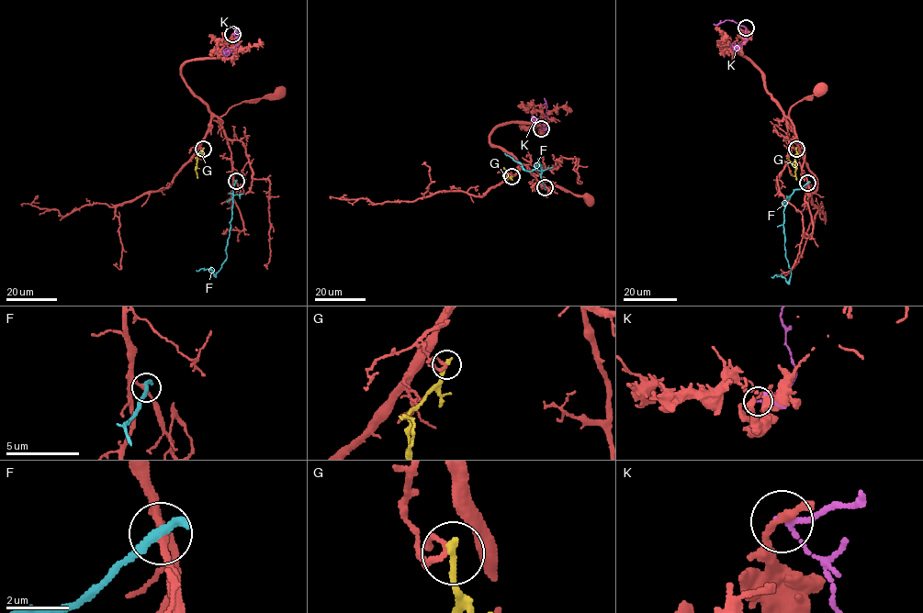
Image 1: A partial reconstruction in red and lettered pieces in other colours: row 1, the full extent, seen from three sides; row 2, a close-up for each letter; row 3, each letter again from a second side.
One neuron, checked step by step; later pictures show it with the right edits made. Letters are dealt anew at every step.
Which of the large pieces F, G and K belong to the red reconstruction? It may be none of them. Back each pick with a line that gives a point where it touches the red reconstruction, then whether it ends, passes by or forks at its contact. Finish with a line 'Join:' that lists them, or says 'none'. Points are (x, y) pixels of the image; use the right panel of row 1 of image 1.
Join: none

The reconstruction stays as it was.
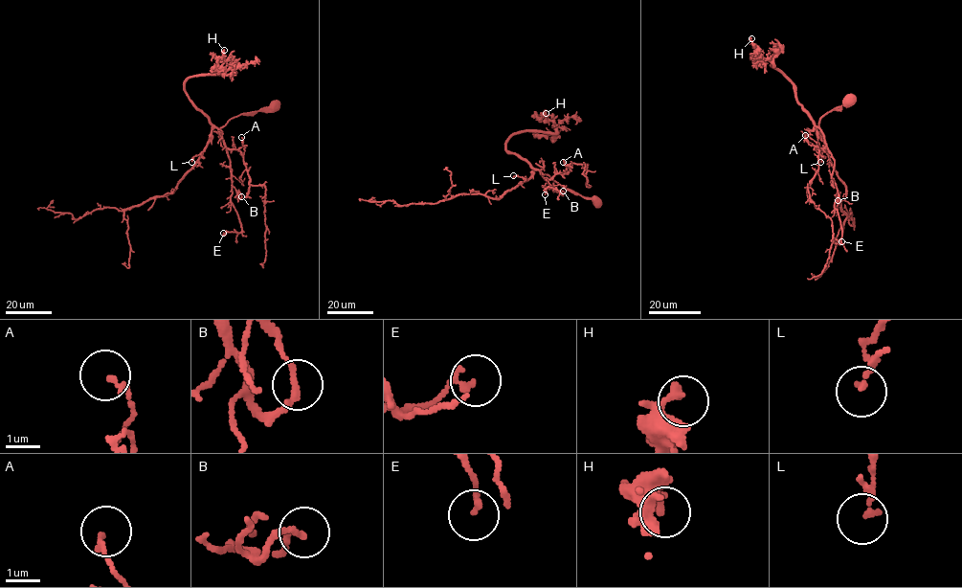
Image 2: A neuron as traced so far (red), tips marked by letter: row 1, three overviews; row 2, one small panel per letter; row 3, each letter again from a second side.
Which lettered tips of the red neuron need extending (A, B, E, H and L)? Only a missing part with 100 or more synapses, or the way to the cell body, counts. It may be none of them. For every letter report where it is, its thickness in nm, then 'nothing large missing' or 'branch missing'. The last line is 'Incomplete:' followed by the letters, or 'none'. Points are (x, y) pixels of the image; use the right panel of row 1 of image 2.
A: (805, 135) | 140 nm | nothing large missing
B: (838, 200) | 160 nm | nothing large missing
E: (841, 241) | 180 nm | nothing large missing
H: (751, 38) | 300 nm | nothing large missing
L: (820, 162) | 120 nm | nothing large missing
Incomplete: none

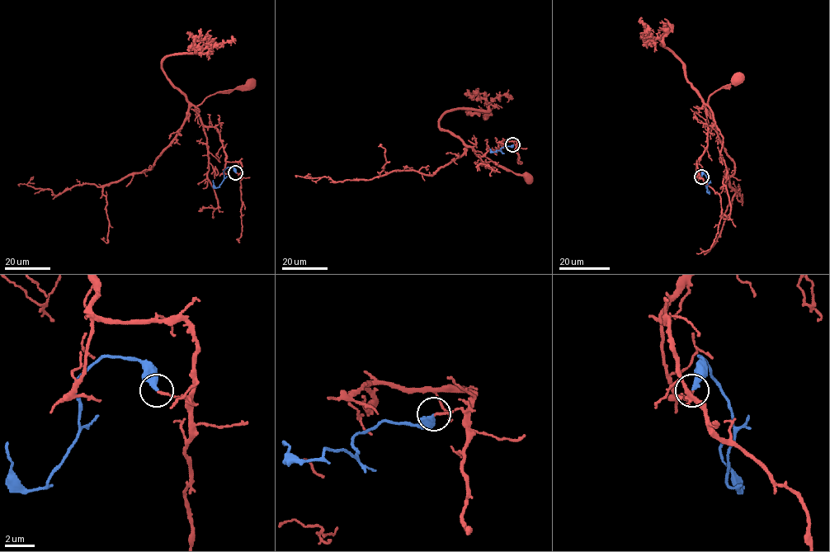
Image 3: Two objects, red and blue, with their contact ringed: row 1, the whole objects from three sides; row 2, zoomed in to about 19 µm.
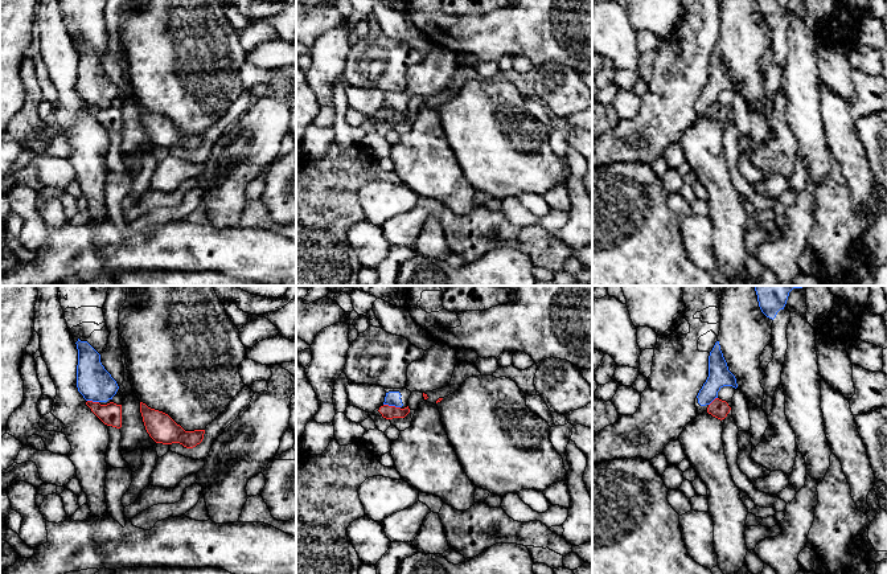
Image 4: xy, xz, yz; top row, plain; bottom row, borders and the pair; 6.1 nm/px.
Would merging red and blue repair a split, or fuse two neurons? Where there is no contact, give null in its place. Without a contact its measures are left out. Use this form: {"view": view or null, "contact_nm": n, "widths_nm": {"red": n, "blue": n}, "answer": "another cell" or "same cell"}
{"view": "xz", "contact_nm": 110, "widths_nm": {"red": 80, "blue": 100}, "answer": "another cell"}

